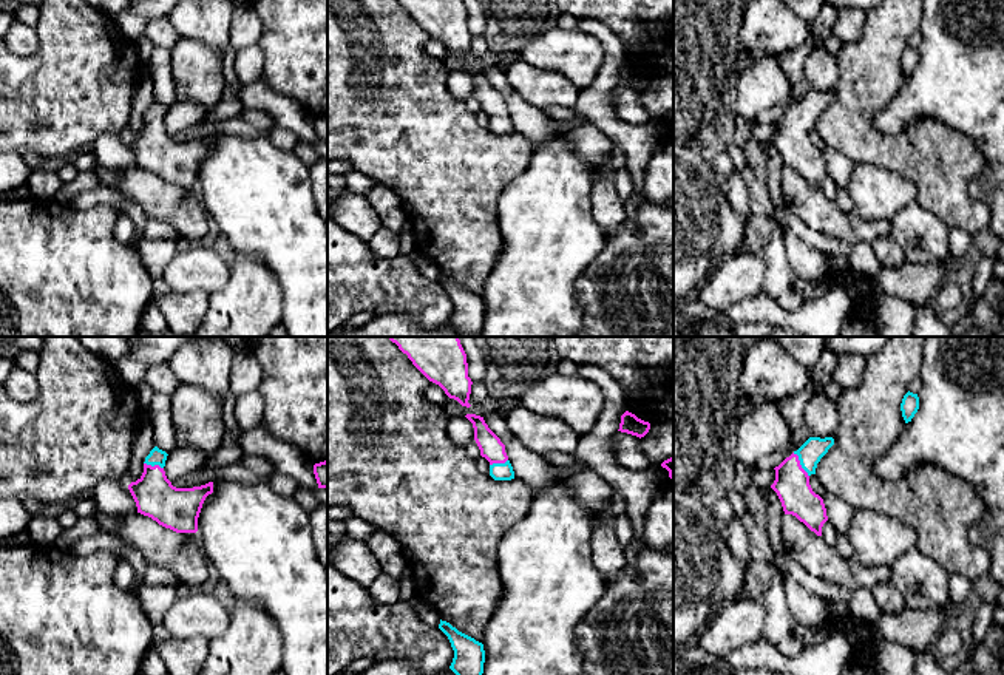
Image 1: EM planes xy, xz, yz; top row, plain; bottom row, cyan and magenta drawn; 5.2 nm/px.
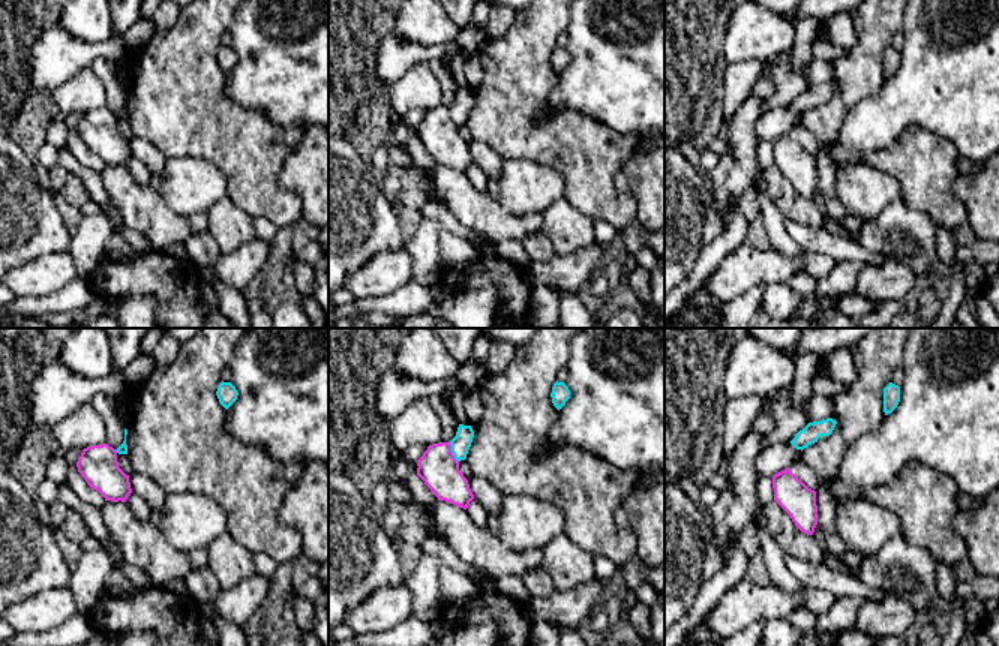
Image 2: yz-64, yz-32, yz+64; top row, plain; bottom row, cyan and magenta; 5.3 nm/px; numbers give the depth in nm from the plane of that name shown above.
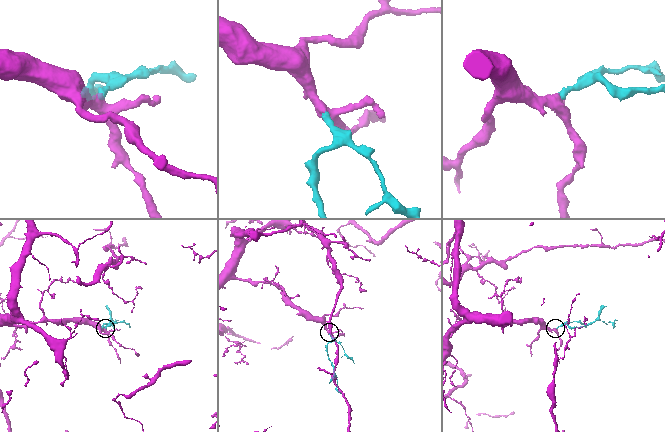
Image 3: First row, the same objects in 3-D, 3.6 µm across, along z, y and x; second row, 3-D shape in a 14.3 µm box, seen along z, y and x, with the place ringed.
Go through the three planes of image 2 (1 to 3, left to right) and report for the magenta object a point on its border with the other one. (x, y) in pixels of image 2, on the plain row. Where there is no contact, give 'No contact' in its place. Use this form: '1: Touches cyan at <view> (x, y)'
1: No contact
2: Touches cyan at yz-32 (452, 116)
3: No contact

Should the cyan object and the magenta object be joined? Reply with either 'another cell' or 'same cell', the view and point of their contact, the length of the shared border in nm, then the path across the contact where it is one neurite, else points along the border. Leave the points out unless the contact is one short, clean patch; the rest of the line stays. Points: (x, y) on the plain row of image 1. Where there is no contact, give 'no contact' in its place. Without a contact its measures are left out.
same cell; meets cyan in yz at (800, 118); contact 150 nm long; runs through yz (814, 102), (800, 118), (793, 127), (791, 138)

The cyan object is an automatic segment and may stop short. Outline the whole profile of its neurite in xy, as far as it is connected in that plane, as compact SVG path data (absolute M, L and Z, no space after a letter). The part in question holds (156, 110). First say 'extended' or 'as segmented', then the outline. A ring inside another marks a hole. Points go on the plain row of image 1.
extended; M154 100L144 116L142 130L128 139L137 167L176 187L196 187L202 158L213 147L213 136L176 142L167 133L167 107Z

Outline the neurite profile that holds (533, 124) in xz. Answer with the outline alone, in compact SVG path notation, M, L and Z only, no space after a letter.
M514 90L505 100L514 131L524 136L533 150L556 137L555 120L542 110L525 102Z

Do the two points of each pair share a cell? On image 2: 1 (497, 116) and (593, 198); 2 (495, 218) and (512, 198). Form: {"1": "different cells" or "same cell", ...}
{"1": "same cell", "2": "different cells"}

